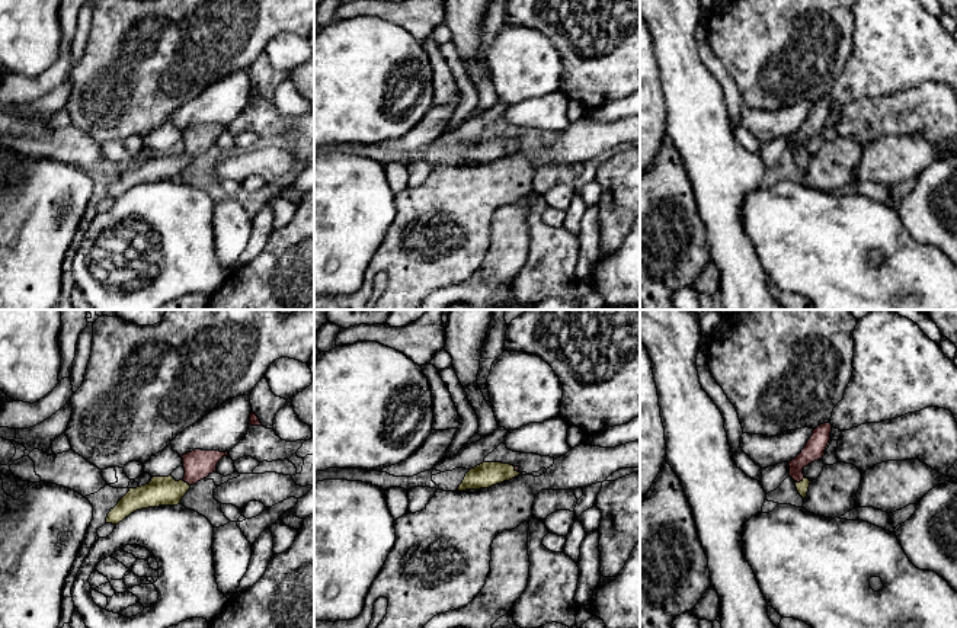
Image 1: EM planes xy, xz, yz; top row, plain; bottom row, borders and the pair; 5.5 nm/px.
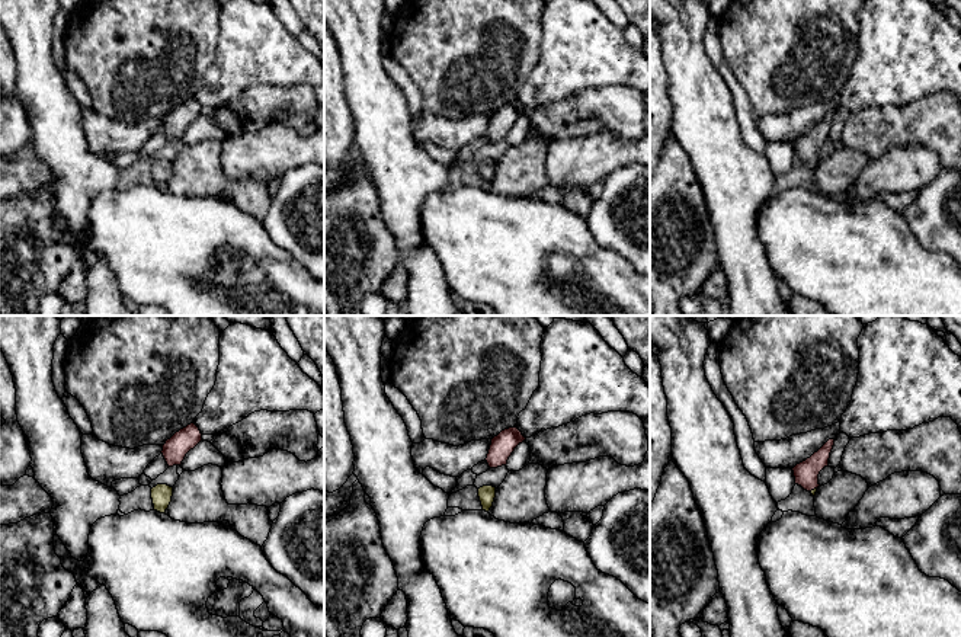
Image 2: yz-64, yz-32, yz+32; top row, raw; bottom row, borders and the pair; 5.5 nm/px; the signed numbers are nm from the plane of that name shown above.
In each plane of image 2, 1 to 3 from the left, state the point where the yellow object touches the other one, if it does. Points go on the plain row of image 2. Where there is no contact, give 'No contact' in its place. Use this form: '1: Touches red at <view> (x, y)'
1: No contact
2: No contact
3: Touches red at yz+32 (813, 163)

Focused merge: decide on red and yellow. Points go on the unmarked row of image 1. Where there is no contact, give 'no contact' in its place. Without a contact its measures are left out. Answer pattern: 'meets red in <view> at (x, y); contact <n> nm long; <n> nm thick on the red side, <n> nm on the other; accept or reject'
meets red in yz at (800, 154); contact 60 nm long; 110 nm thick on the red side, 70 nm on the other; accept

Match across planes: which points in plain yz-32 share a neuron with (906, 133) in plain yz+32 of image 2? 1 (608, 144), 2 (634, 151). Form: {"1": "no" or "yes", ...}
{"1": "no", "2": "no"}

